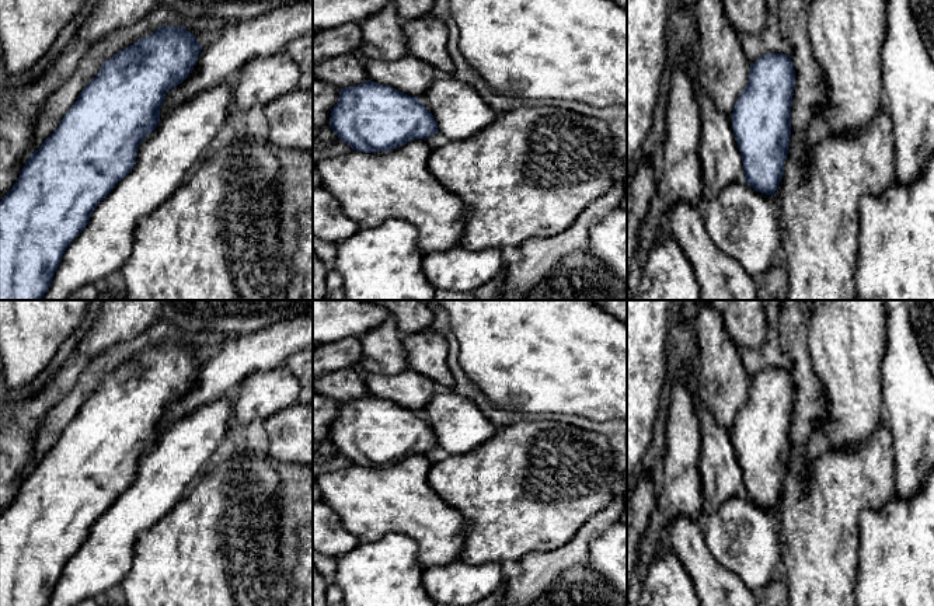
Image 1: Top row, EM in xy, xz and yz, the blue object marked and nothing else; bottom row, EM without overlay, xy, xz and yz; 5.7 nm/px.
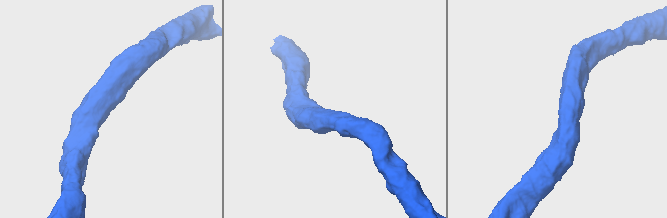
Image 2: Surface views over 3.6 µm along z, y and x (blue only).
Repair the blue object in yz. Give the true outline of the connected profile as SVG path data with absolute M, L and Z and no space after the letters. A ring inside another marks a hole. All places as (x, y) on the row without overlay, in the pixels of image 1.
M766 368L750 379L749 396L733 419L732 443L743 477L743 492L757 506L776 509L791 452L795 384L790 369Z

